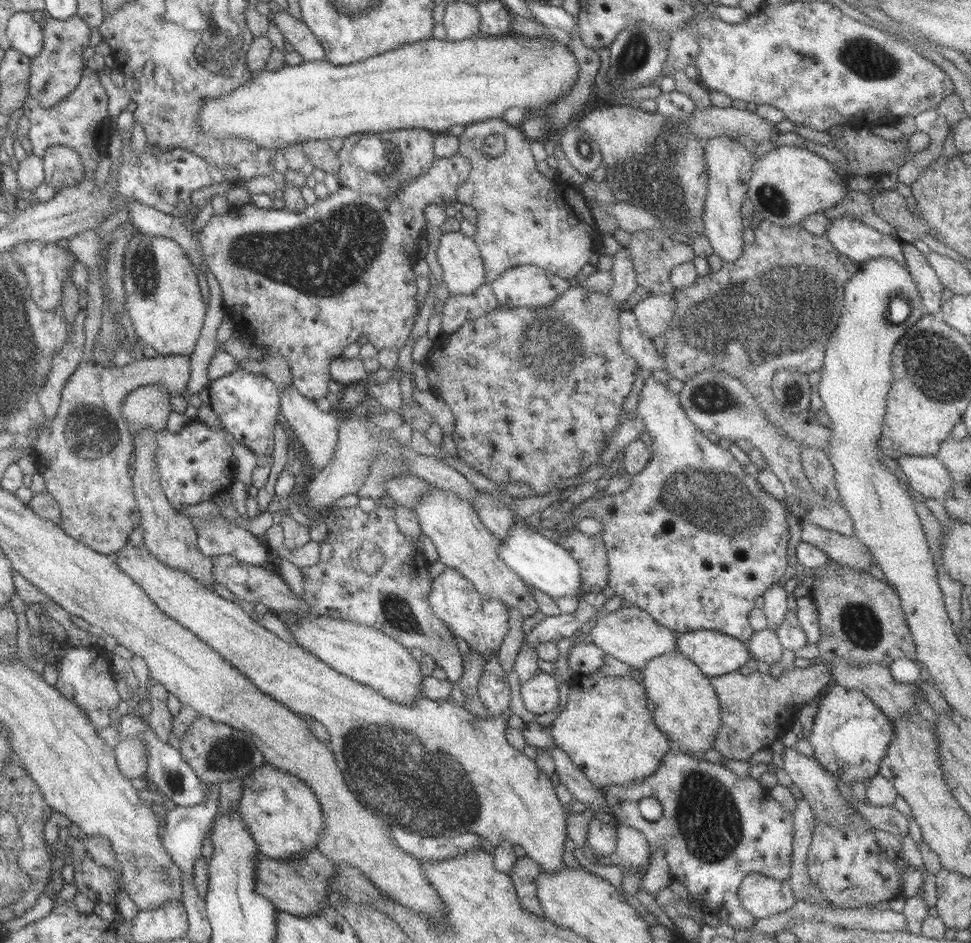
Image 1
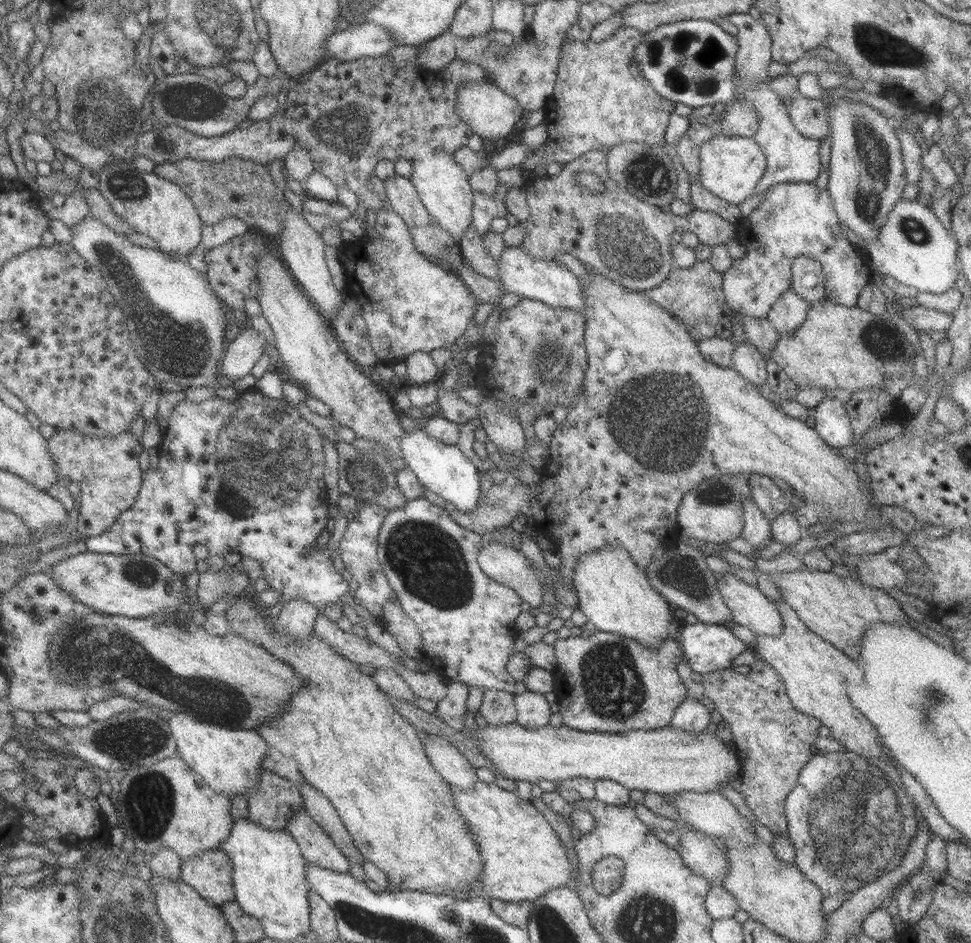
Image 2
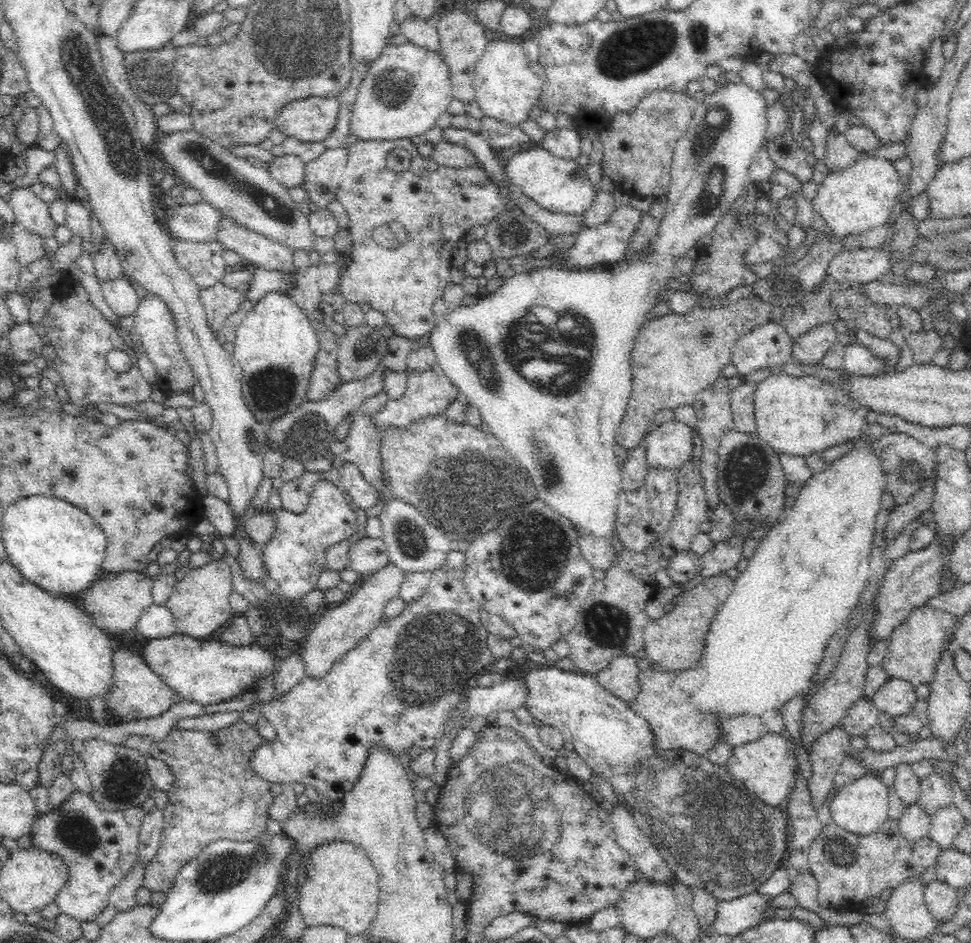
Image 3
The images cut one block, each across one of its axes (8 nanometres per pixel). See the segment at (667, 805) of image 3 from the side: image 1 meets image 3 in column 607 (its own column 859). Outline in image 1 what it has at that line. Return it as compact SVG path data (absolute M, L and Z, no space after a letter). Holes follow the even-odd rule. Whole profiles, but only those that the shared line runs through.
M832 684L817 700L819 705L813 727L808 730L808 739L814 748L814 757L830 774L838 775L840 780L852 786L854 781L870 782L872 777L879 774L882 759L889 750L890 742L894 738L894 725L872 699L858 689L842 687Z

